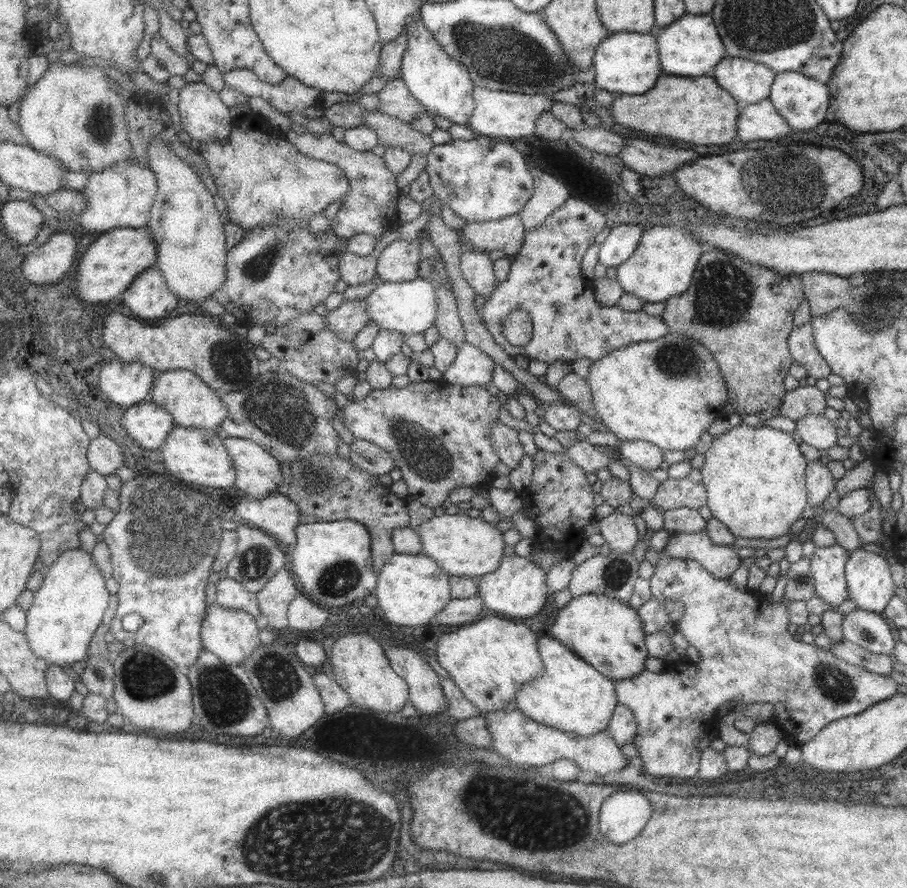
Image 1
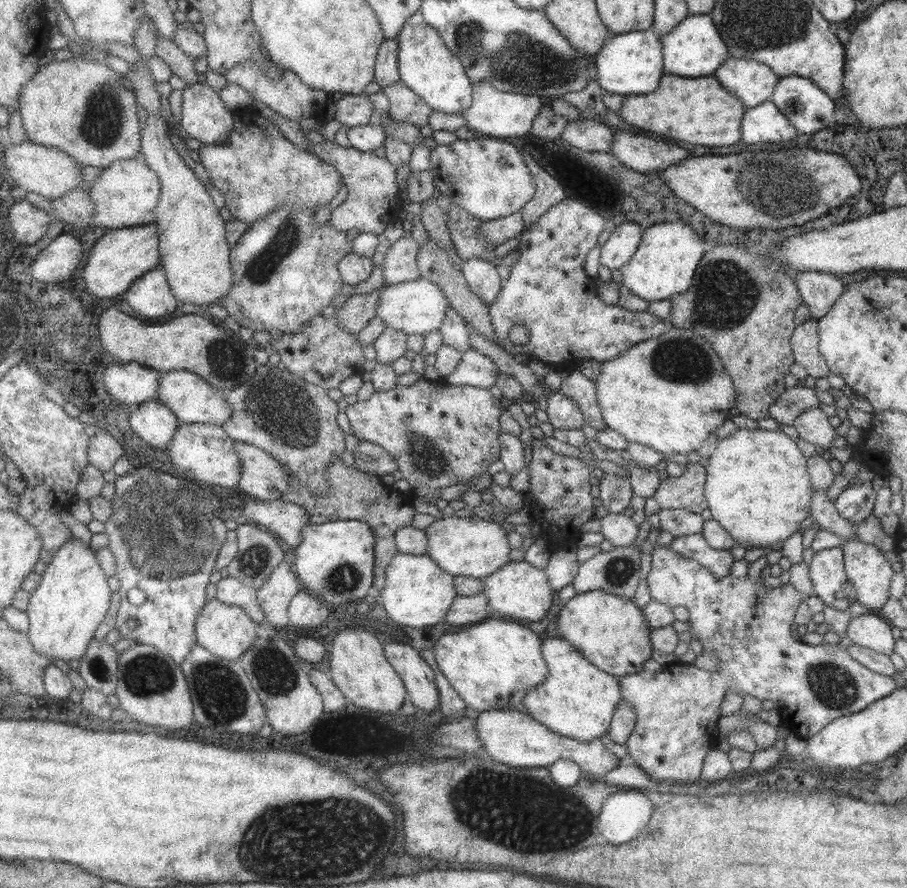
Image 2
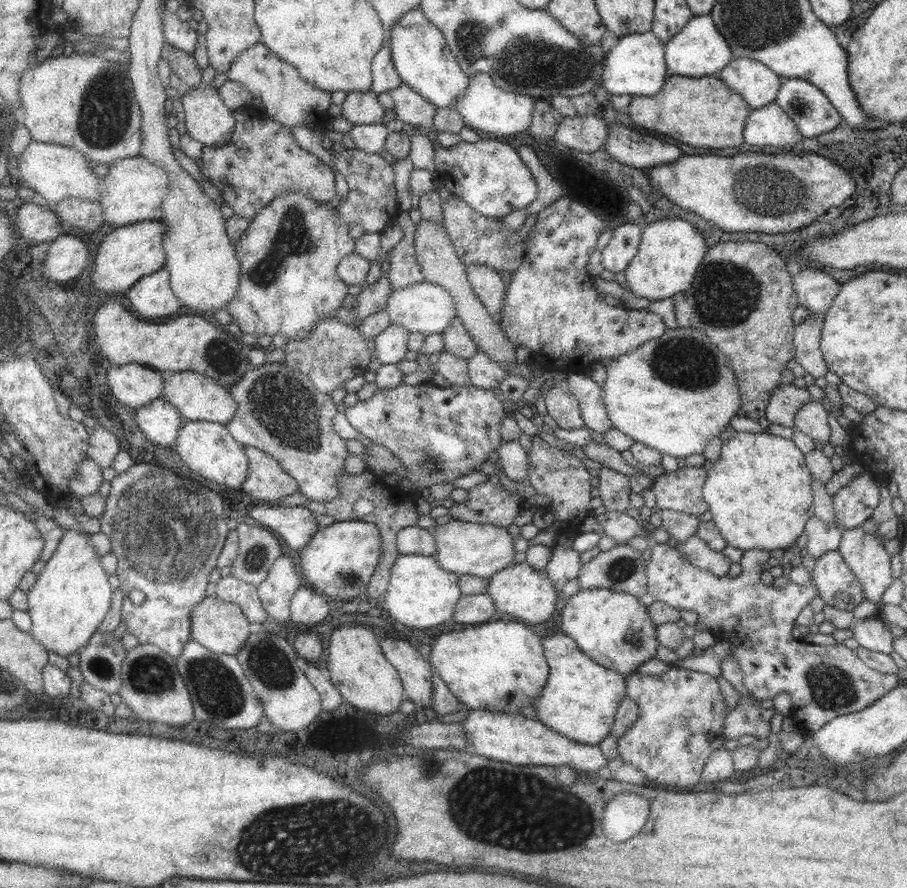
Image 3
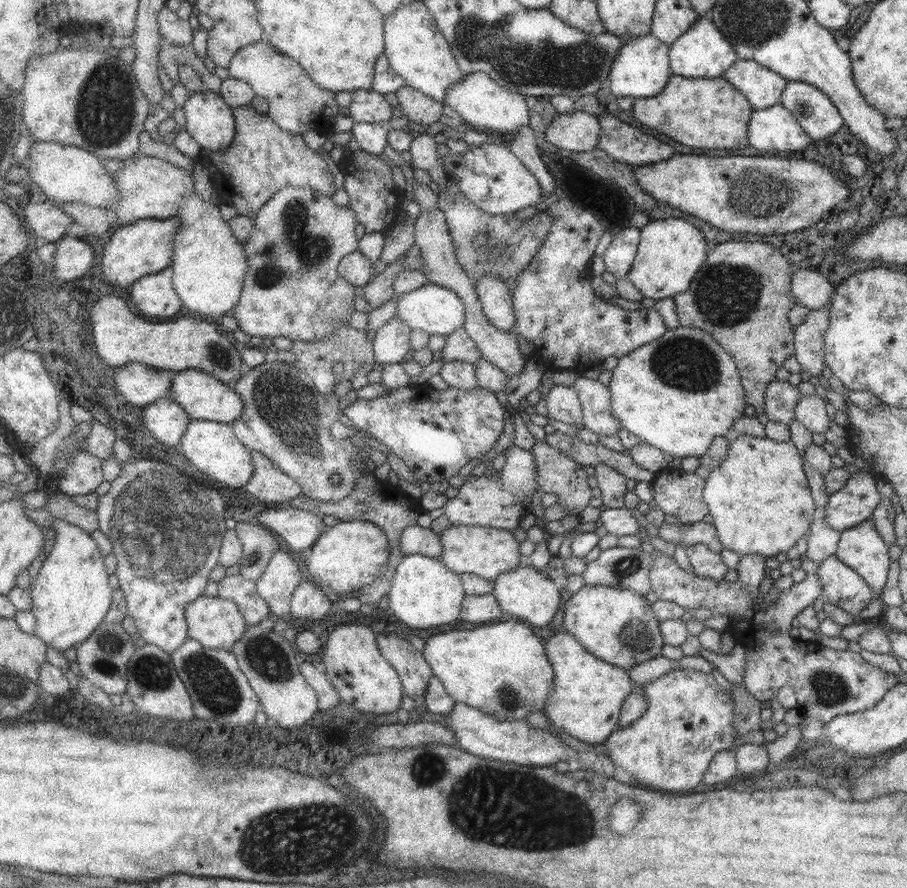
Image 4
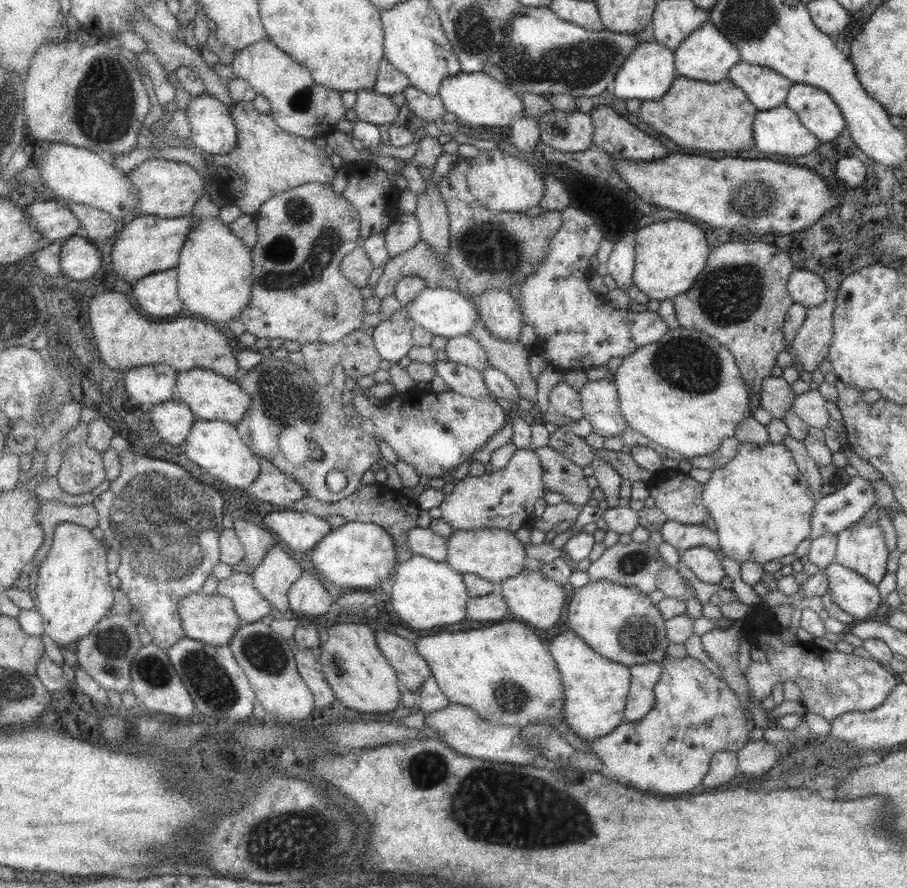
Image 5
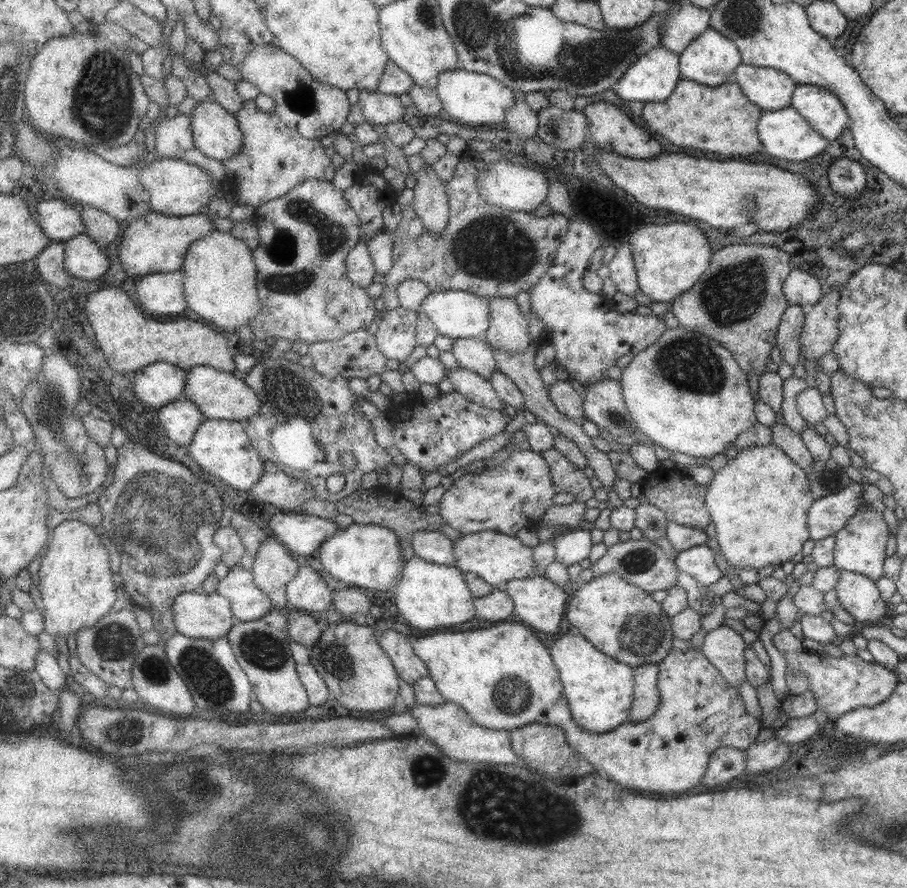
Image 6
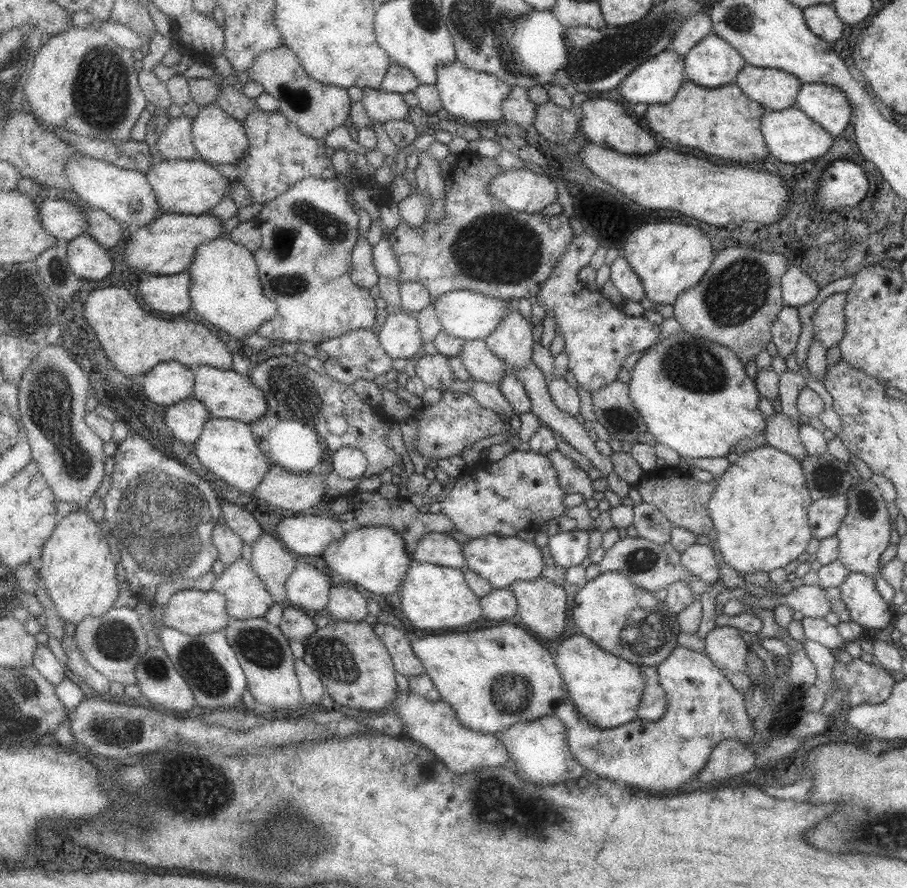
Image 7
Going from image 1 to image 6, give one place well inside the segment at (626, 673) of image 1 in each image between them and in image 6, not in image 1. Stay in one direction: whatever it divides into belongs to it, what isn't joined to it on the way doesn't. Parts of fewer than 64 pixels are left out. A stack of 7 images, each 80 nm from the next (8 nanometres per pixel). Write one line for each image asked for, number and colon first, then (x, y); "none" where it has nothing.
2: (610, 631)
3: (613, 629)
4: (618, 626)
5: (618, 622)
6: (618, 618)

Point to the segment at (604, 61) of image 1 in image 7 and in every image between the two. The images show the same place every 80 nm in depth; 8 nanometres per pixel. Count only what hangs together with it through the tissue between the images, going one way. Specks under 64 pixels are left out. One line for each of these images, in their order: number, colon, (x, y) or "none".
2: (631, 63)
3: (635, 65)
4: (641, 68)
5: (647, 73)
6: (652, 77)
7: (655, 81)

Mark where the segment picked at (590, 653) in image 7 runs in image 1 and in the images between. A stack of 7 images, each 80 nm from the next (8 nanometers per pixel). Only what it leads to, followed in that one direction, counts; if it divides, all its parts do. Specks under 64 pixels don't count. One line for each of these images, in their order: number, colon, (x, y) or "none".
1: (569, 695)
2: (577, 700)
3: (579, 700)
4: (585, 701)
5: (594, 689)
6: (599, 689)

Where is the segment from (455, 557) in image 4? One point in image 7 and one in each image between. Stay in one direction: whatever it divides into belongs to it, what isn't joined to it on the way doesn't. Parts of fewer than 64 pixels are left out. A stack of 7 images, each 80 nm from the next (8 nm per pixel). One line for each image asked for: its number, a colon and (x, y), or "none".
5: (492, 554)
6: (496, 558)
7: (500, 560)

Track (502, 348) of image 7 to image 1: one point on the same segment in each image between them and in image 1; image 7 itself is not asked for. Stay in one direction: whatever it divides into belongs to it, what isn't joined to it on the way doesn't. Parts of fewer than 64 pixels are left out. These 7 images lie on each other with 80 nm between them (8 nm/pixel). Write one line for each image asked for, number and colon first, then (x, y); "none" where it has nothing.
1: (475, 266)
2: (480, 276)
3: (486, 284)
4: (495, 299)
5: (500, 314)
6: (508, 330)

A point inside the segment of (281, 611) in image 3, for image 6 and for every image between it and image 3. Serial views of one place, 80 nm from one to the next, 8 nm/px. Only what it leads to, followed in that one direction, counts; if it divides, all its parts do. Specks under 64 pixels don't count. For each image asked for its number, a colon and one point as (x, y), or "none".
4: (274, 585)
5: (276, 571)
6: (272, 567)

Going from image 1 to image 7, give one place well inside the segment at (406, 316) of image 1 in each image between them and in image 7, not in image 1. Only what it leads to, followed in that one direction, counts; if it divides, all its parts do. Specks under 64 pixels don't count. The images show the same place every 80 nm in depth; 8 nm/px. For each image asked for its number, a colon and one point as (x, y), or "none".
2: (417, 307)
3: (426, 308)
4: (436, 310)
5: (444, 312)
6: (455, 313)
7: (467, 314)

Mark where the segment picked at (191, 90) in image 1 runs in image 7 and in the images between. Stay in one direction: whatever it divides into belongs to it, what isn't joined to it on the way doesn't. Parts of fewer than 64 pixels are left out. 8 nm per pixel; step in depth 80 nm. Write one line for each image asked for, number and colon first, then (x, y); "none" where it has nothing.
2: (205, 118)
3: (206, 119)
4: (209, 121)
5: (212, 129)
6: (215, 132)
7: (218, 138)

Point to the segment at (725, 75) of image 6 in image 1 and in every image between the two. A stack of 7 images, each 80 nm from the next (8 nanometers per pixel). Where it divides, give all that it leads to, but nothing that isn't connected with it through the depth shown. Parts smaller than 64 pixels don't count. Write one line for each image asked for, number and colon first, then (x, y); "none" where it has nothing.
1: (689, 47)
2: (693, 49)
3: (698, 50)
4: (702, 51)
5: (705, 55)

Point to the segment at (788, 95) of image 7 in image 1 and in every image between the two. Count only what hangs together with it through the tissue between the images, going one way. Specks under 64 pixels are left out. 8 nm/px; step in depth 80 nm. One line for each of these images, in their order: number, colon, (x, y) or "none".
1: (748, 82)
2: (752, 82)
3: (757, 85)
4: (762, 87)
5: (765, 89)
6: (770, 89)

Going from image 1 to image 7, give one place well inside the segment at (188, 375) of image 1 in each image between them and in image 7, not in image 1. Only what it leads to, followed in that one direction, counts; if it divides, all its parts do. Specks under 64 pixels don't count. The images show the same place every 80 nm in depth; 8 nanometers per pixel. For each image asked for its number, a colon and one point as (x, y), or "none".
2: (193, 400)
3: (198, 398)
4: (203, 397)
5: (210, 396)
6: (219, 395)
7: (227, 394)

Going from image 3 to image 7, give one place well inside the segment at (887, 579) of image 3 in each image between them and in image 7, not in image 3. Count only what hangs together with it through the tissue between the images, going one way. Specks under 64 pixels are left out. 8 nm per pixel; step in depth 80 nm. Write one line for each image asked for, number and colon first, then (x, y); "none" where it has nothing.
4: (861, 548)
5: (861, 547)
6: (859, 546)
7: (863, 534)

